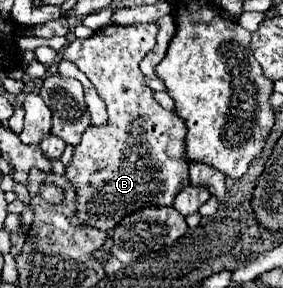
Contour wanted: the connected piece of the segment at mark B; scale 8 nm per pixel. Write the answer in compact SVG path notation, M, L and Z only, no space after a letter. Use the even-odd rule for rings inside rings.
M156 22L132 24L132 26L110 24L102 30L96 30L96 34L92 34L90 38L70 42L62 54L62 60L70 60L72 64L76 64L96 86L96 92L106 102L110 116L106 126L90 128L88 132L84 132L82 142L74 146L72 162L66 166L66 178L74 182L76 188L78 220L86 226L94 226L104 232L114 228L126 214L142 206L170 206L174 202L174 196L188 184L188 160L184 152L186 126L178 114L164 110L156 102L154 90L146 86L146 76L138 68L148 50L154 48L156 34L158 34Z

